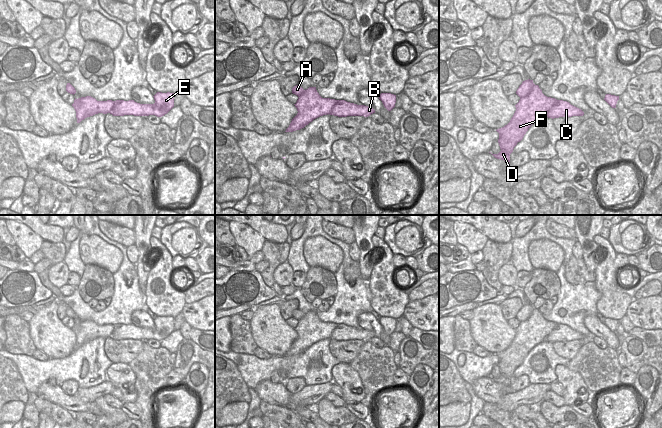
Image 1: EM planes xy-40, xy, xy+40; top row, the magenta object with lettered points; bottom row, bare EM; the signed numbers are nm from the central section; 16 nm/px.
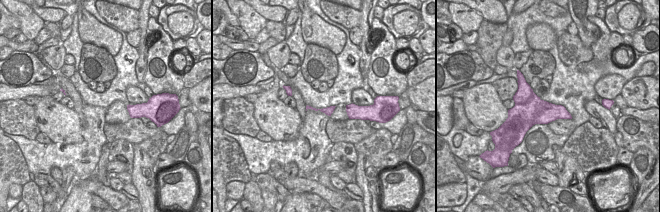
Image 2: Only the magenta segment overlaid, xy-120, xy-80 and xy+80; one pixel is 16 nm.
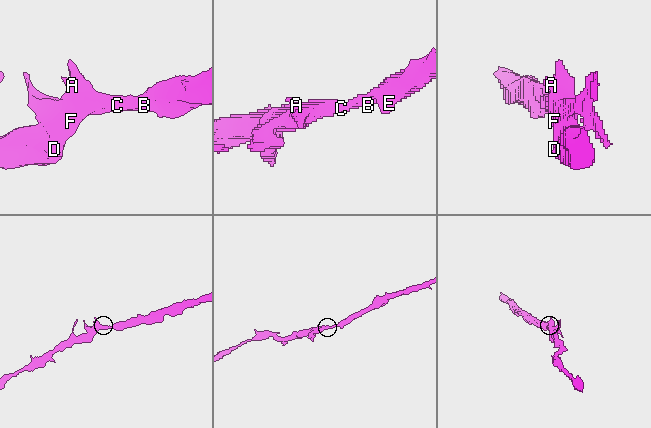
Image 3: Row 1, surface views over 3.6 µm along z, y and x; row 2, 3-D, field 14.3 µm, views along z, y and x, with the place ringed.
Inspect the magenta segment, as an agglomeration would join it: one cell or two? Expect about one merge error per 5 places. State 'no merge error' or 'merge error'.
no merge error

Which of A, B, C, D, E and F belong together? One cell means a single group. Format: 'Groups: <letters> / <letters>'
Groups: A B C D E F

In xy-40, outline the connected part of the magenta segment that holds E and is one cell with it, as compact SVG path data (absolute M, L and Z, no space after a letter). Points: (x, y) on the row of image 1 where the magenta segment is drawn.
M157 92L154 96L154 104L140 104L134 100L107 100L97 101L91 96L81 97L74 100L72 106L76 111L77 123L87 117L98 113L110 113L113 116L149 116L162 117L174 107L174 93Z

